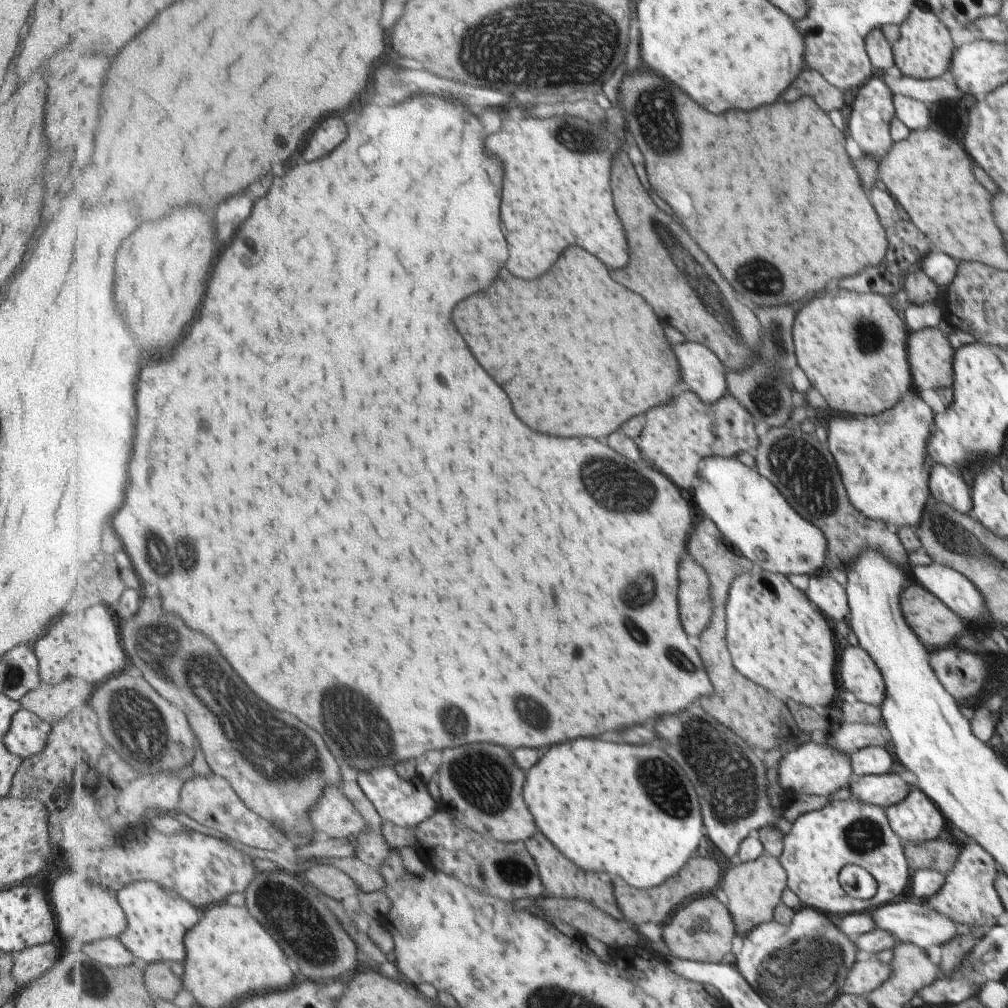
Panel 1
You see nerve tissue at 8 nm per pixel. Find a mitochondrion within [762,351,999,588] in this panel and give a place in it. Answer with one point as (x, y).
(953, 538)

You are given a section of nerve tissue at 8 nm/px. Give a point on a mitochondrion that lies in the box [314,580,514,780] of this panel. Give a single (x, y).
(344, 713)

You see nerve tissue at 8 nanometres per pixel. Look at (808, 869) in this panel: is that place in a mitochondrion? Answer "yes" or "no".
no

